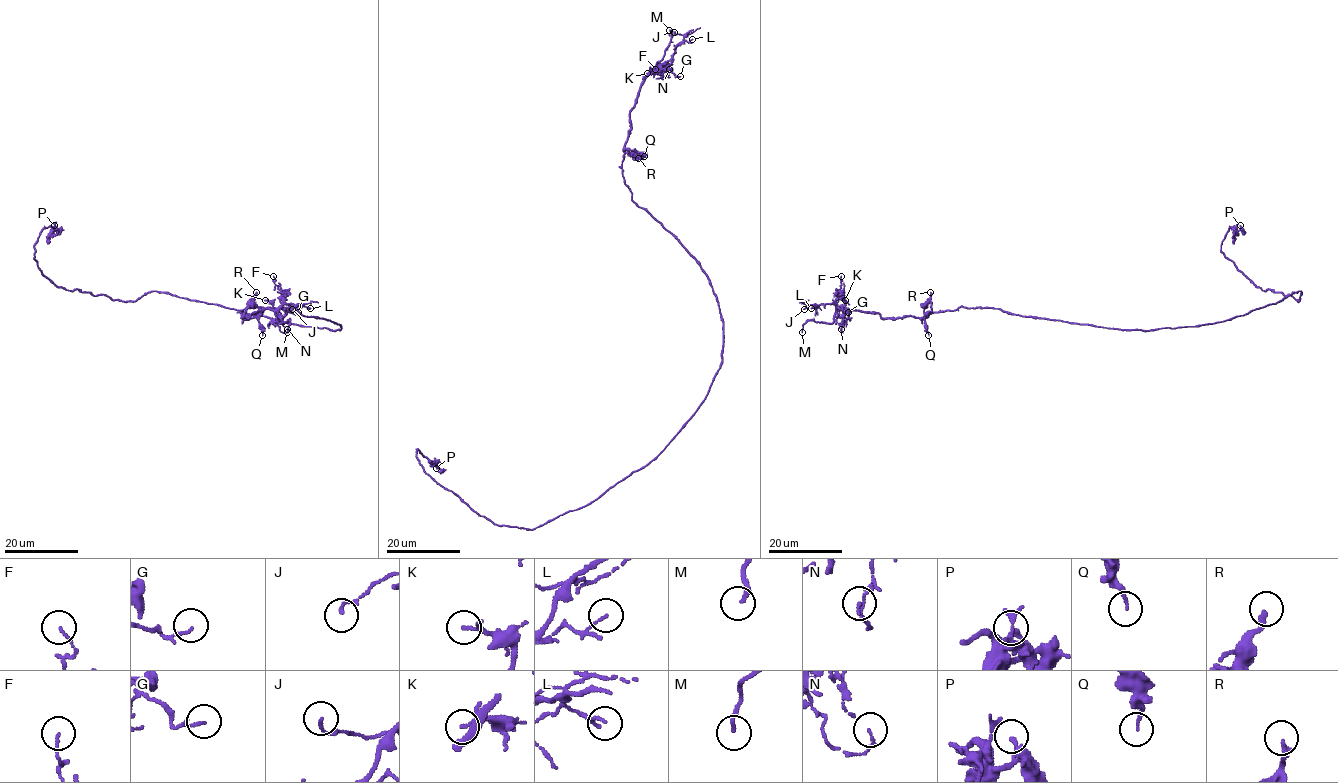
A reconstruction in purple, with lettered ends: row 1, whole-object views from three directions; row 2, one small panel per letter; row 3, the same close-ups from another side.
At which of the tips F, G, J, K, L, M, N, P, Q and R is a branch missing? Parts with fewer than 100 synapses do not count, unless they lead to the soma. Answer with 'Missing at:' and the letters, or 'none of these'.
Missing at: M

